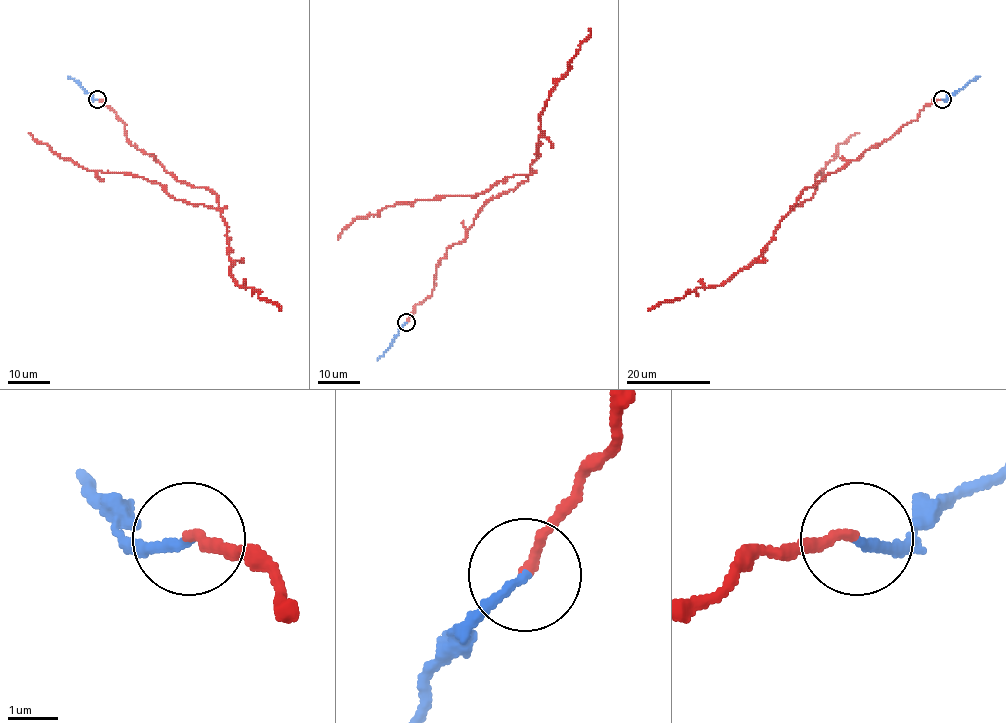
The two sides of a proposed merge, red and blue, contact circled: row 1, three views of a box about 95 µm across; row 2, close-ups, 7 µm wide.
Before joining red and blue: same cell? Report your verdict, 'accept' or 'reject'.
accept

